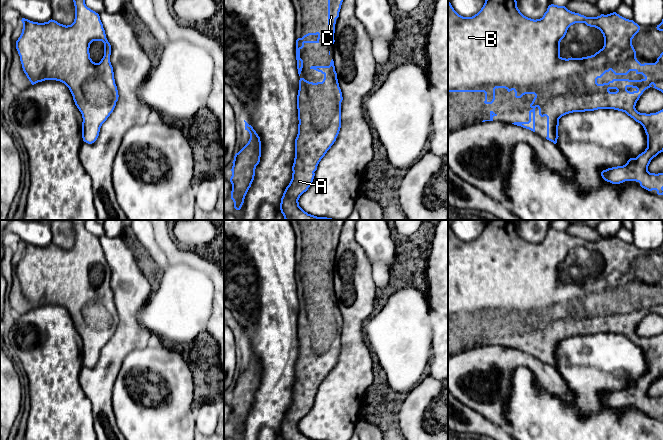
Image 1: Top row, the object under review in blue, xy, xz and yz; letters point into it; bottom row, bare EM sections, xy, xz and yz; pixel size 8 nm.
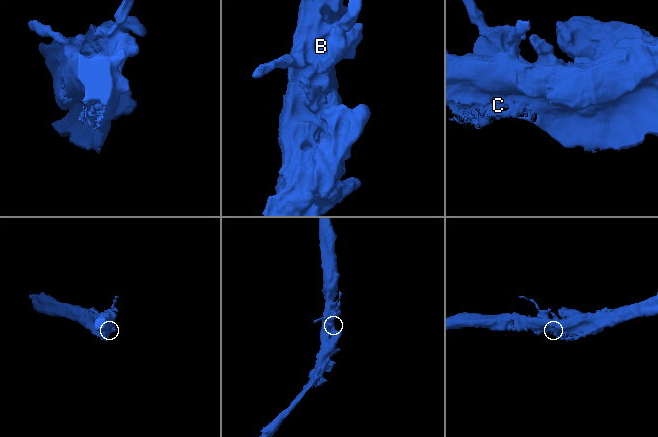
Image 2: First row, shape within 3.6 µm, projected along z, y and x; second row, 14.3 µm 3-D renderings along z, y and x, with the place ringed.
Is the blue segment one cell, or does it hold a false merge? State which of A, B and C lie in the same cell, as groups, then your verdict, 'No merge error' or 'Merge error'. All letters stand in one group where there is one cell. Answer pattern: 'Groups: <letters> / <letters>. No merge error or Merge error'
Groups: A B C. No merge error

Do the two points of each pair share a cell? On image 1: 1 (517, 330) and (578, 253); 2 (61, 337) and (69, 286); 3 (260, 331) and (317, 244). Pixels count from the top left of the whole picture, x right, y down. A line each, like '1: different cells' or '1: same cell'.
1: same cell
2: different cells
3: different cells

